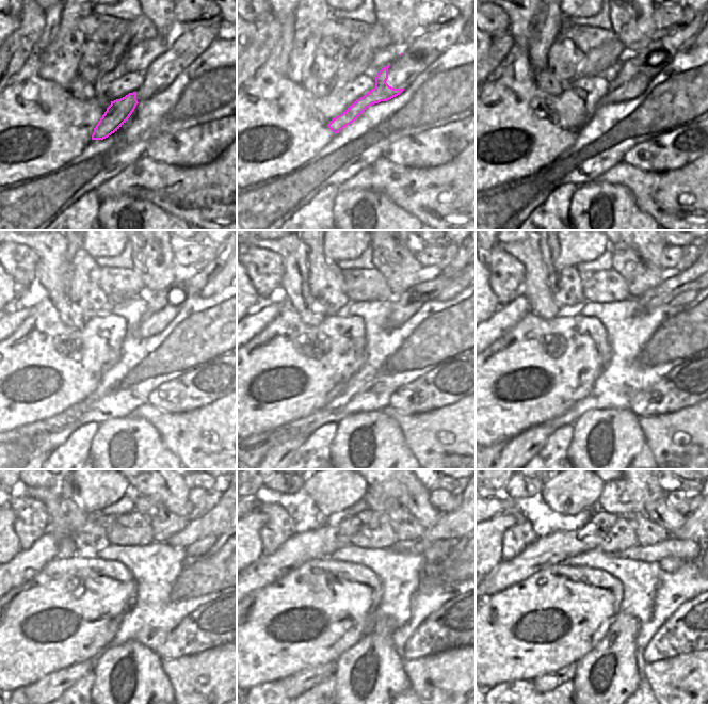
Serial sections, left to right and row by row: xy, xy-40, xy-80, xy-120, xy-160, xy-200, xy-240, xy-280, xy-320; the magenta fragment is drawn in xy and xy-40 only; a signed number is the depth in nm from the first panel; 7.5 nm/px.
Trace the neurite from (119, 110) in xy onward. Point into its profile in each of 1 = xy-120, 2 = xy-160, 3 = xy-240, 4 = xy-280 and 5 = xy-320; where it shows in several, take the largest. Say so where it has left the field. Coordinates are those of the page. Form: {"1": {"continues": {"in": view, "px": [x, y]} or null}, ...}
{"1": {"continues": {"in": "xy-120", "px": [162, 307]}}, "2": {"continues": {"in": "xy-160", "px": [406, 304]}}, "3": {"continues": {"in": "xy-240", "px": [214, 522]}}, "4": {"continues": {"in": "xy-280", "px": [453, 525]}}, "5": {"continues": {"in": "xy-320", "px": [692, 528]}}}

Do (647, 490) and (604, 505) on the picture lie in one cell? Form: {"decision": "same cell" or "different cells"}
{"decision": "same cell"}

